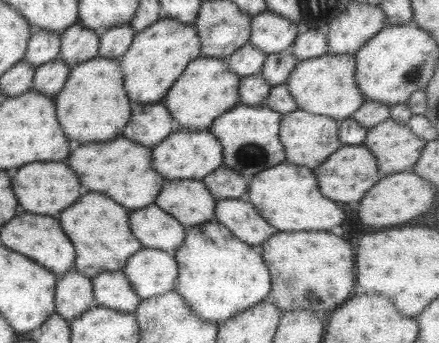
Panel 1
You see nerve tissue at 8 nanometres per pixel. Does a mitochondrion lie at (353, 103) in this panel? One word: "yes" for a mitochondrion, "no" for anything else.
no

